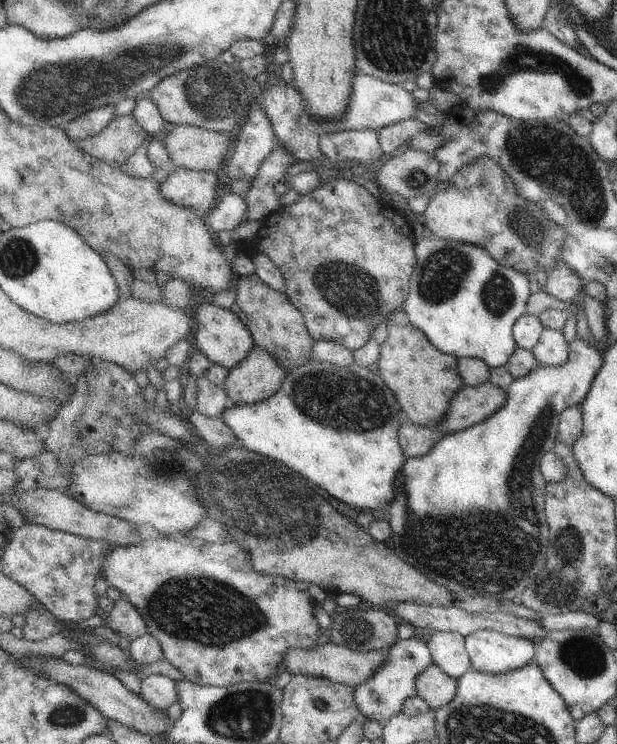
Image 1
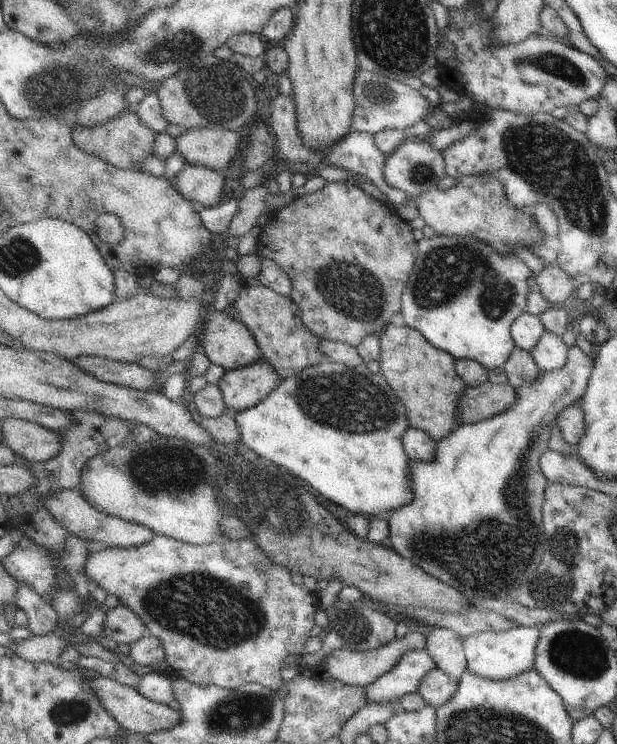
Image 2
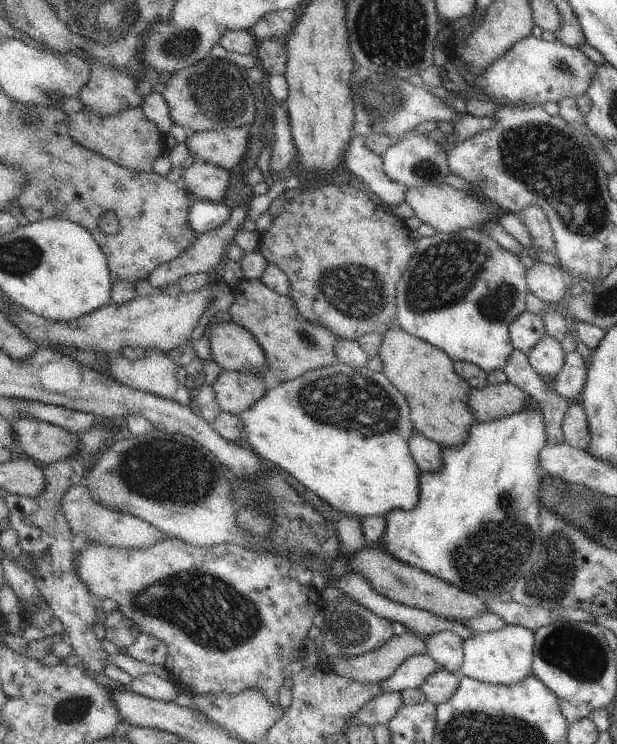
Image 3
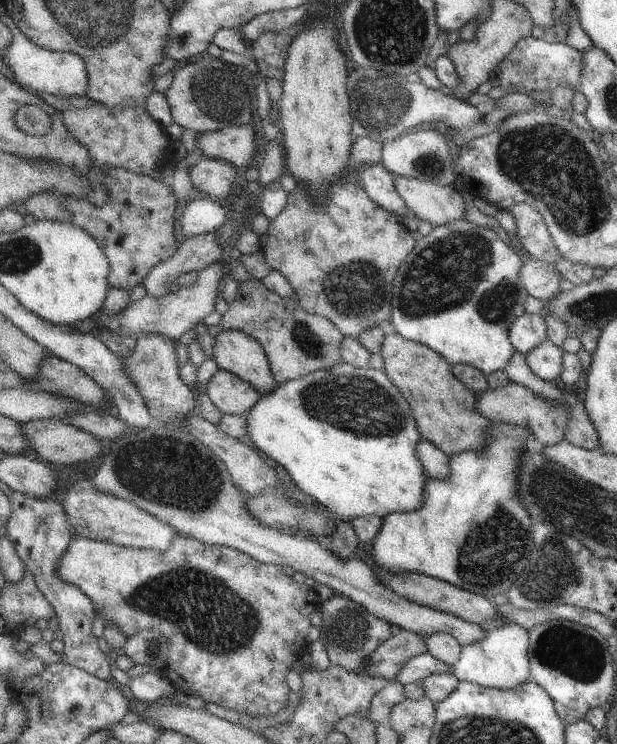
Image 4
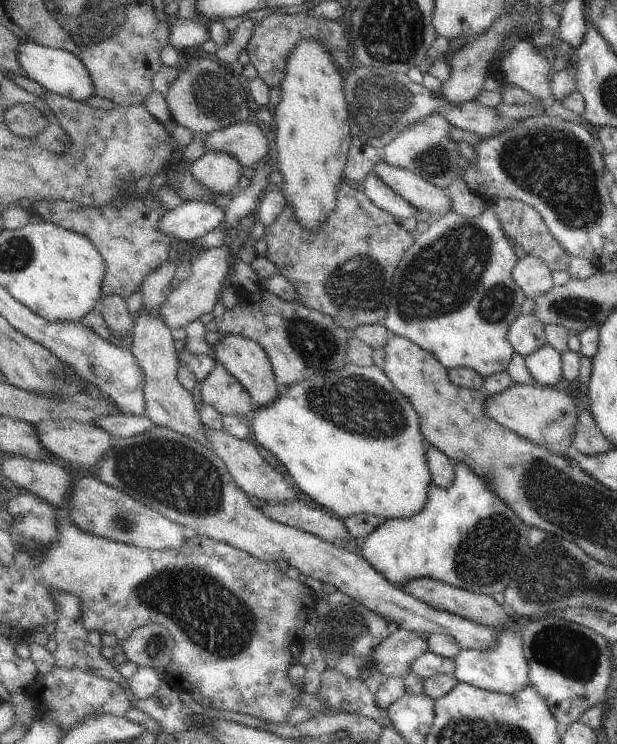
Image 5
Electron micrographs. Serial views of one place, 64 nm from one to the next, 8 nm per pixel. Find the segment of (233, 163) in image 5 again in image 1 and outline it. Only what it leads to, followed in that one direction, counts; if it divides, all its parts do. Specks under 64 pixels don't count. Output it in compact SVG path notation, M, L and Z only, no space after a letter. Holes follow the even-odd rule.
M173 168L166 182L161 184L161 194L170 203L196 210L200 215L216 206L216 189L219 184L216 172L192 171Z

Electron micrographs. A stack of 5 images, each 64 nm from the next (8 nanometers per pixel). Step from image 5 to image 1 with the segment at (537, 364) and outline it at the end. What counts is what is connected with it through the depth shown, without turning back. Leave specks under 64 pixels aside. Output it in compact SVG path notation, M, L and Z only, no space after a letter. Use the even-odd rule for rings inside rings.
M545 329L532 352L541 366L562 366L569 356L569 343L562 331Z

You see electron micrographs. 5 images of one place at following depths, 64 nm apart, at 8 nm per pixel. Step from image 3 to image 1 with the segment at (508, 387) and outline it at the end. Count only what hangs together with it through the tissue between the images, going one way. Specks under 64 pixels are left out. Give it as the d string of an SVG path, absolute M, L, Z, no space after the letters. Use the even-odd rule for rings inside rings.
M489 381L478 387L462 387L451 399L447 416L435 435L456 433L487 420L506 405L507 394Z

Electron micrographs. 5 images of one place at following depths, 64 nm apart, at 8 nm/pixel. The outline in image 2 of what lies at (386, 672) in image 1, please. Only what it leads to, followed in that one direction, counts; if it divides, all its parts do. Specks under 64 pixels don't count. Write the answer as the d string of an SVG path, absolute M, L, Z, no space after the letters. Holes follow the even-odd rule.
M426 650L409 651L390 673L384 674L365 688L367 704L399 704L406 694L418 691L422 678L434 668L437 668L436 664L429 658Z

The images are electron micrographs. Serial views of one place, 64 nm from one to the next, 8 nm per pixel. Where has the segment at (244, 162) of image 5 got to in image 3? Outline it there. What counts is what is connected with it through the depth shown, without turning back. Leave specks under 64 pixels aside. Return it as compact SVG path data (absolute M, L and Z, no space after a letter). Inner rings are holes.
M247 125L220 131L190 132L185 144L195 161L208 162L230 171L246 154L250 129Z

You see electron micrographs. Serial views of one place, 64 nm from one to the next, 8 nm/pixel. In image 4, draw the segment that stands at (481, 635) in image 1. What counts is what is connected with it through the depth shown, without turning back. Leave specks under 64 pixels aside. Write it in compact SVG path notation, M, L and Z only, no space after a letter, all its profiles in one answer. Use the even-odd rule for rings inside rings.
M505 623L487 634L481 642L465 645L461 648L459 660L453 666L453 674L458 681L467 681L479 686L513 690L529 681L531 669L528 659L528 630L515 623Z

